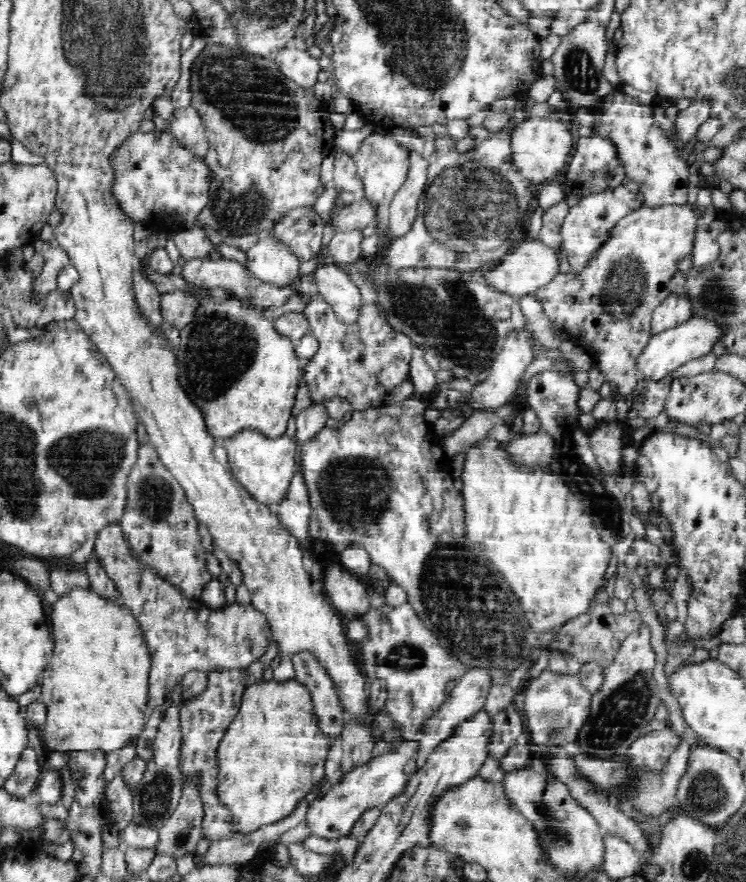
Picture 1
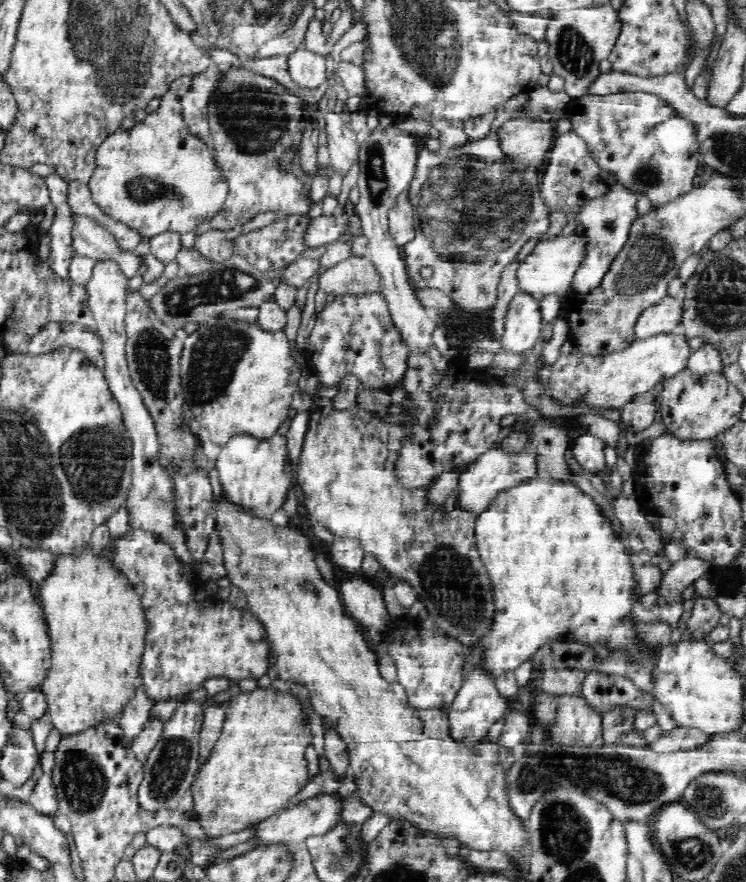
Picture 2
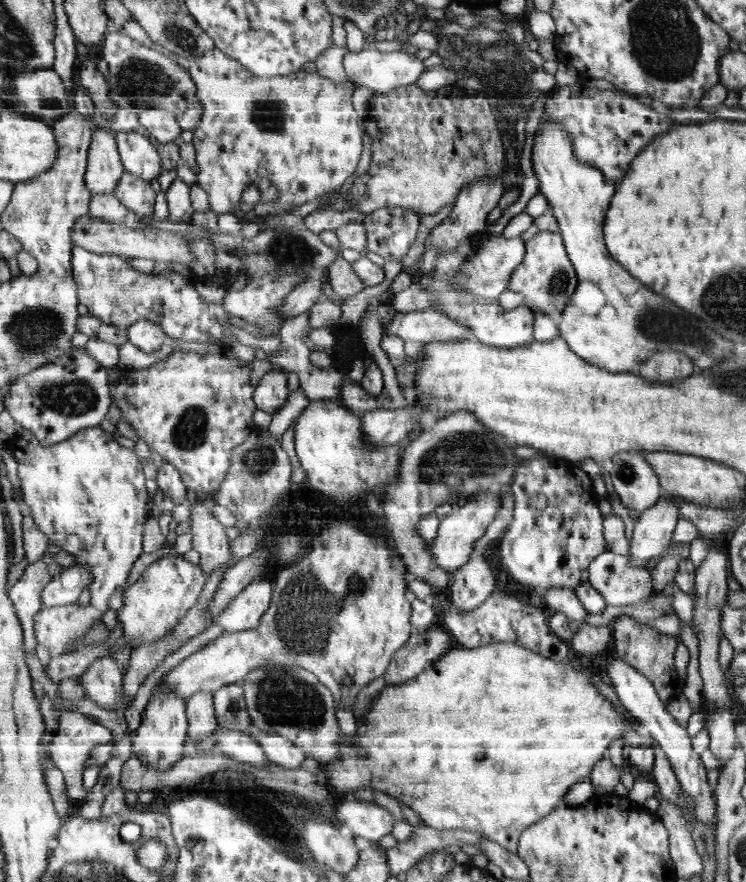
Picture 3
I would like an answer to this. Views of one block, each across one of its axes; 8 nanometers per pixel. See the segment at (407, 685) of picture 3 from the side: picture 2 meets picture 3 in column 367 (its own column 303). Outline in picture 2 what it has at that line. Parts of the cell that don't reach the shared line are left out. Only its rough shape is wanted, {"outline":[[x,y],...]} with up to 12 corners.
{"outline":[[238,692],[188,794],[242,832],[308,786],[296,696]]}

